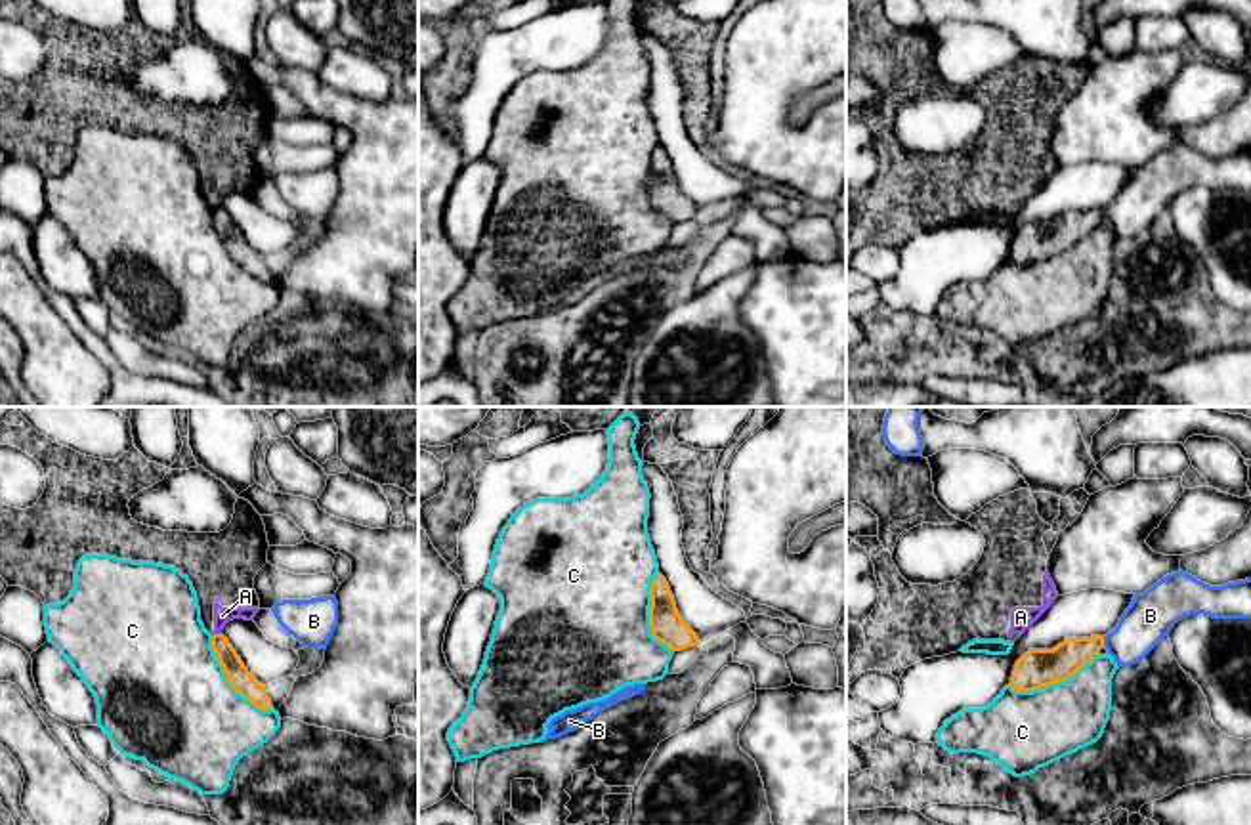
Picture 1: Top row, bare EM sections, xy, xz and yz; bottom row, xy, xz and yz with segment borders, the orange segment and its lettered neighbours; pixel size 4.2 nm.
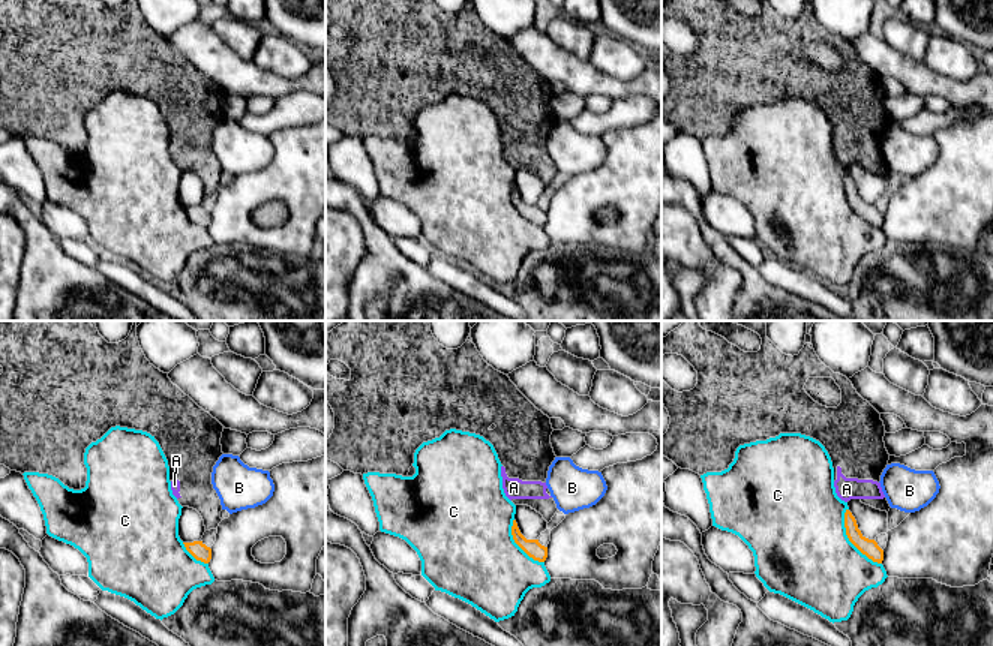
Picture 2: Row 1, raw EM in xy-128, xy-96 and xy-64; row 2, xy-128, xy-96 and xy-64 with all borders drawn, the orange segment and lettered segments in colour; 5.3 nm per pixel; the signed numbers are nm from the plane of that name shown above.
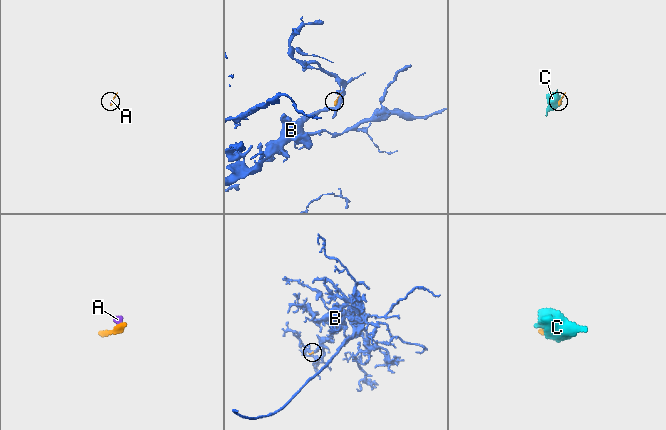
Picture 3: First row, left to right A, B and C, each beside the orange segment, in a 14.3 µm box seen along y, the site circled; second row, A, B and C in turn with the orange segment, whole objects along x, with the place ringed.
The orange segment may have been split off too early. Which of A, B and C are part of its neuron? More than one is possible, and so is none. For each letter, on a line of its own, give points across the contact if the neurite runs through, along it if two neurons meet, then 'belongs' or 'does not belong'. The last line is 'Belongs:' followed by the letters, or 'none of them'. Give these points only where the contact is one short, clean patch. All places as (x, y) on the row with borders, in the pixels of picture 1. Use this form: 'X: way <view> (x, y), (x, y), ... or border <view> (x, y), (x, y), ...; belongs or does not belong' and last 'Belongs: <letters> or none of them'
A: border xy (214, 633), (220, 634); does not belong
B: border yz (1102, 636), (1104, 644); does not belong
C: does not belong
Belongs: none of them

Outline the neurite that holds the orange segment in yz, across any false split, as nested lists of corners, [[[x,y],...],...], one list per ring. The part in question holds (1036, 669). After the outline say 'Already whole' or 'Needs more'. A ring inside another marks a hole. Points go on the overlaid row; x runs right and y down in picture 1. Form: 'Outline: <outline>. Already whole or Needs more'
Outline: [[[1104,636],[1066,638],[1052,649],[1029,649],[1012,670],[1014,691],[1033,691],[1071,678],[1104,647]]]. Already whole

